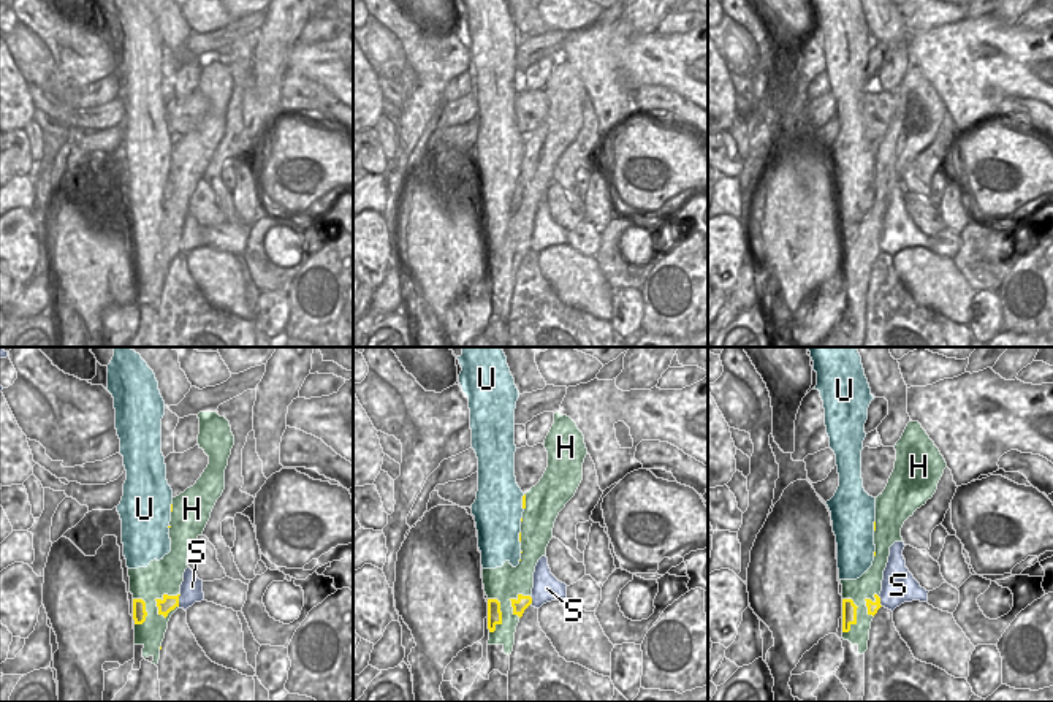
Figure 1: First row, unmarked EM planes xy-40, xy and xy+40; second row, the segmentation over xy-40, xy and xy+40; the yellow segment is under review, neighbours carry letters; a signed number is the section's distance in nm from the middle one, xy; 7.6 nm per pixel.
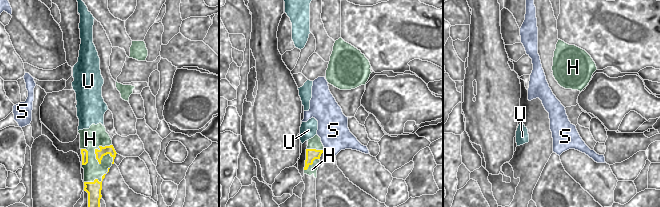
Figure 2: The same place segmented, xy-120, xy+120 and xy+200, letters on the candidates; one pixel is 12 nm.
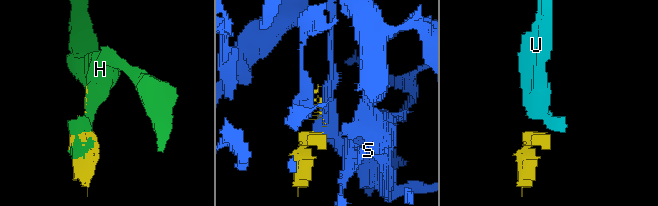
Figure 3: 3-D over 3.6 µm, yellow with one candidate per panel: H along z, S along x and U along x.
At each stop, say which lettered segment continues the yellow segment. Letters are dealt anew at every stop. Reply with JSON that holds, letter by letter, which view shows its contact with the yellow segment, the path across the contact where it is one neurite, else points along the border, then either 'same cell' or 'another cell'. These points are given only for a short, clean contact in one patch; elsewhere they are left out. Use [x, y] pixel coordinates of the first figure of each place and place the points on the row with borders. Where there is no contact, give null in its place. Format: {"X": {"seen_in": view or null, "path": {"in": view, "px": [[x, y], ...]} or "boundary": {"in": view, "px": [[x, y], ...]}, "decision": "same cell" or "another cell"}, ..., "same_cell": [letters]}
{"H": {"seen_in": "xy-40", "decision": "another cell"}, "S": {"seen_in": "xy-40", "decision": "another cell"}, "U": {"seen_in": "xy", "decision": "same cell"}, "same_cell": ["U"]}

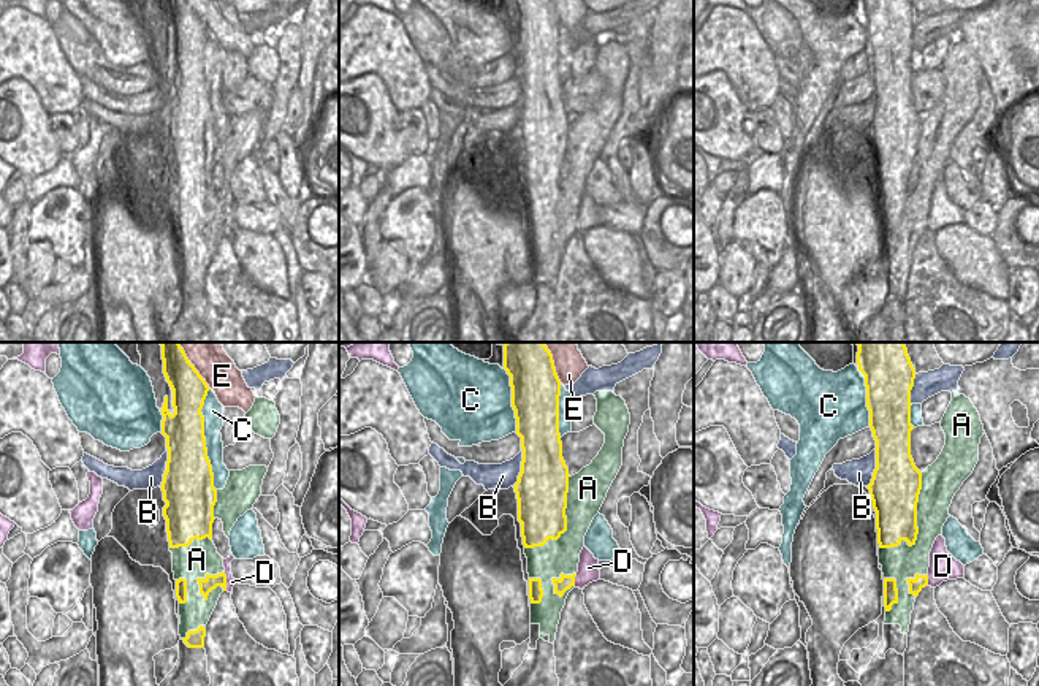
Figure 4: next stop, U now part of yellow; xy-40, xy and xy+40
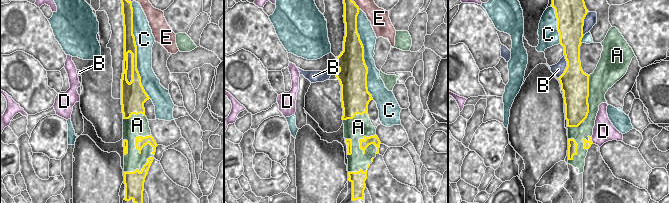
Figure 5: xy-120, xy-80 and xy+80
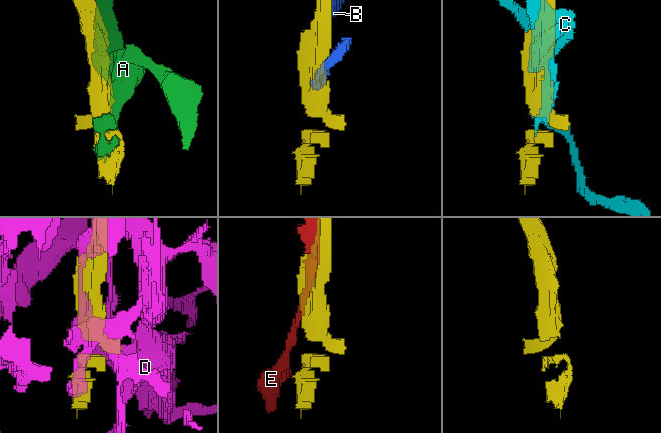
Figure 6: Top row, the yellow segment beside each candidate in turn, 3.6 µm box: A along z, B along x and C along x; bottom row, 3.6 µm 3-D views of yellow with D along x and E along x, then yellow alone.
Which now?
{"A": {"seen_in": "xy+40", "decision": "another cell"}, "B": {"seen_in": "xy-40", "decision": "another cell"}, "C": {"seen_in": "xy-40", "decision": "another cell"}, "D": {"seen_in": "xy-40", "decision": "another cell"}, "E": {"seen_in": "xy-40", "decision": "another cell"}, "same_cell": []}

